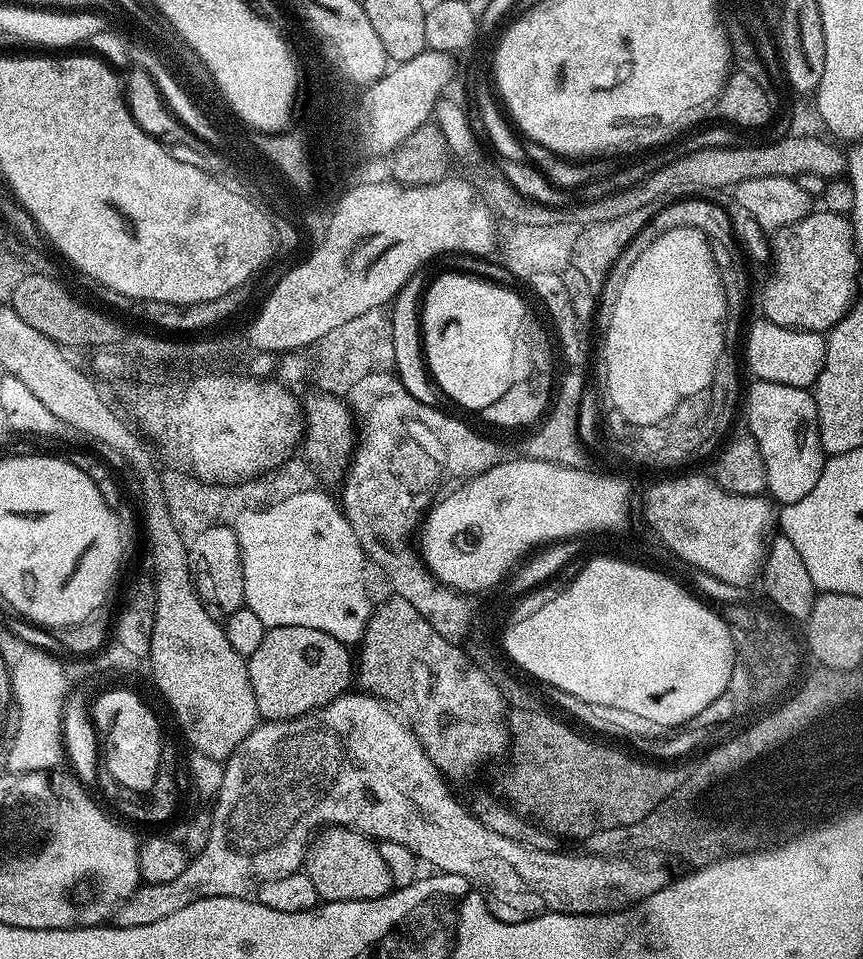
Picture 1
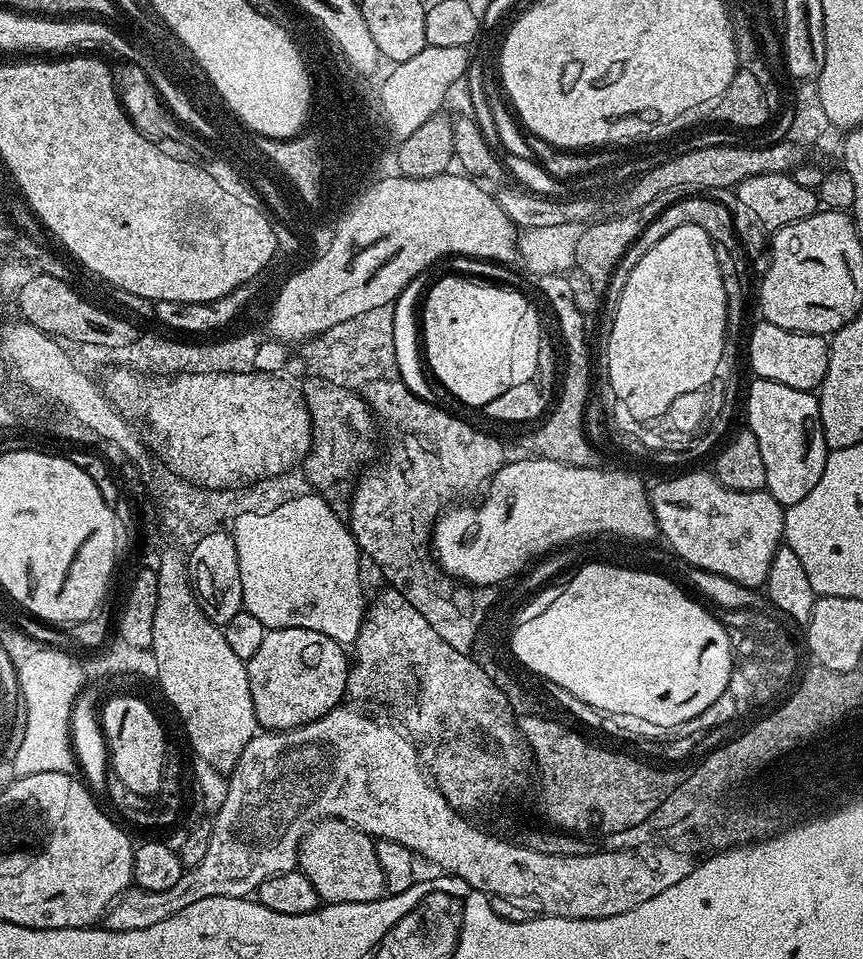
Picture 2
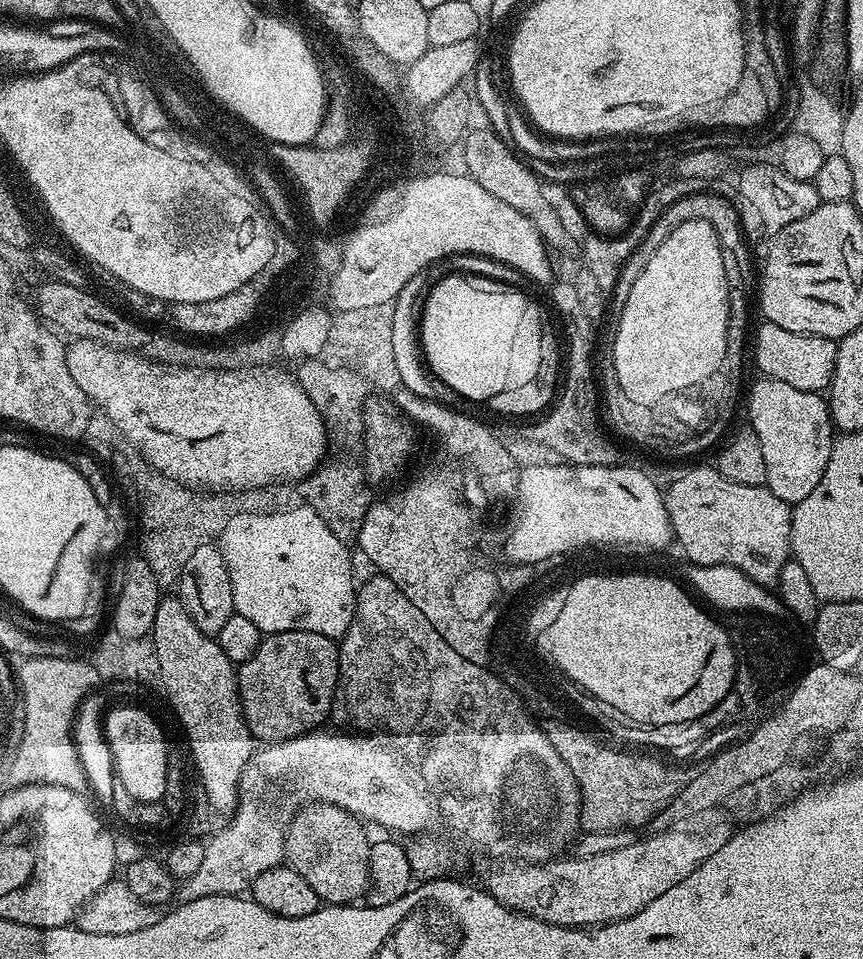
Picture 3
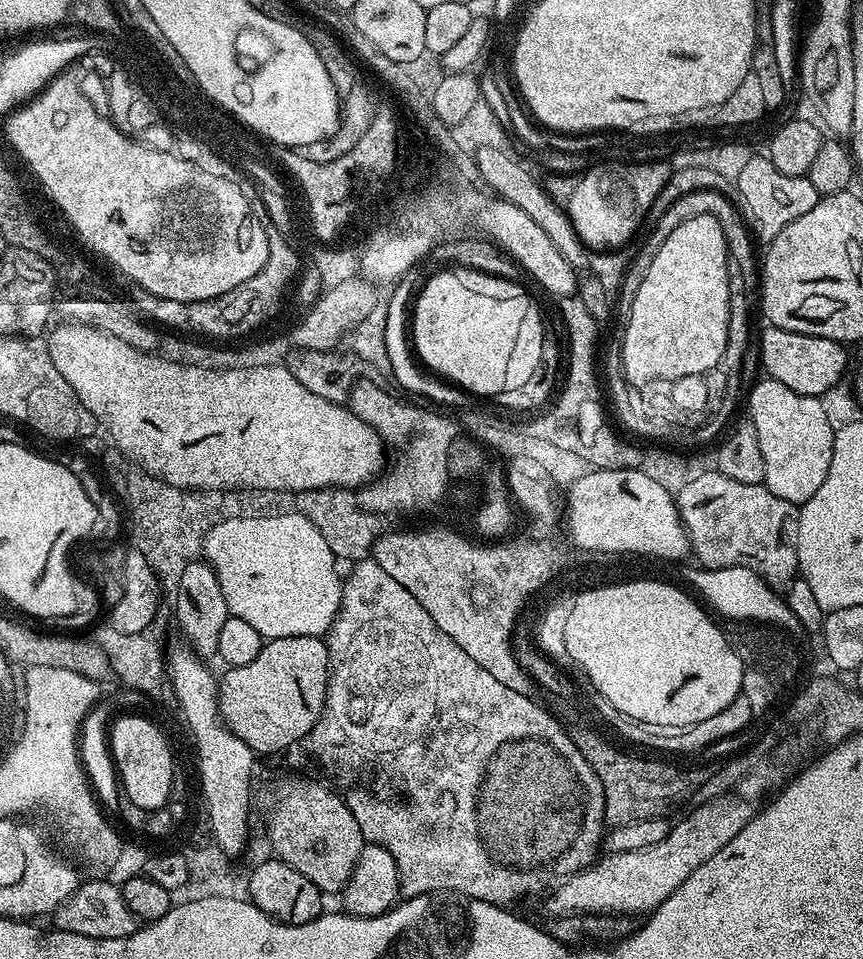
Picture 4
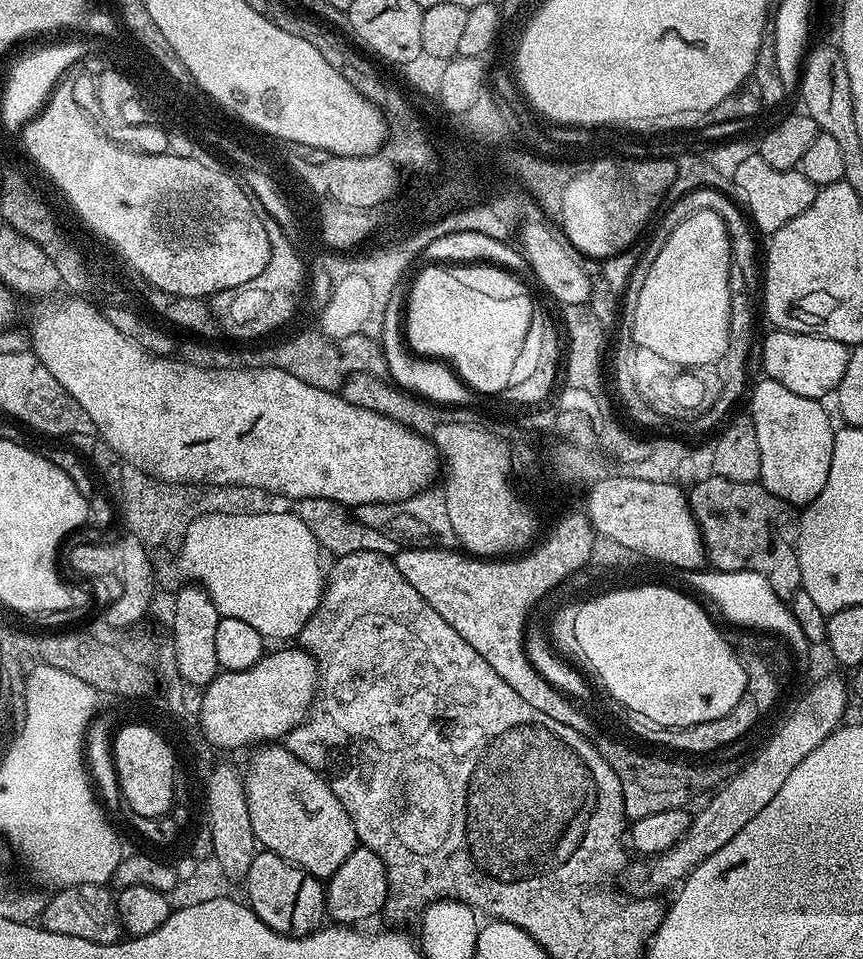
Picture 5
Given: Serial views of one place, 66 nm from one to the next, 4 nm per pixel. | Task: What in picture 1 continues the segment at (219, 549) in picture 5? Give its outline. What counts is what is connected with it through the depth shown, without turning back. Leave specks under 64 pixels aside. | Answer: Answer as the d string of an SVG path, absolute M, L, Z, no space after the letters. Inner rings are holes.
M313 490L302 494L293 494L284 502L278 502L269 508L258 512L241 513L234 520L236 537L240 546L242 558L242 572L244 574L244 603L247 608L258 614L258 619L264 623L265 629L277 628L278 626L310 626L314 630L322 630L333 636L336 632L348 632L348 645L356 646L364 639L364 632L368 628L368 620L374 611L374 603L368 597L368 584L364 581L364 564L366 557L362 546L358 542L358 534L354 534L354 526L344 516L341 505L335 499L332 500L321 490Z

